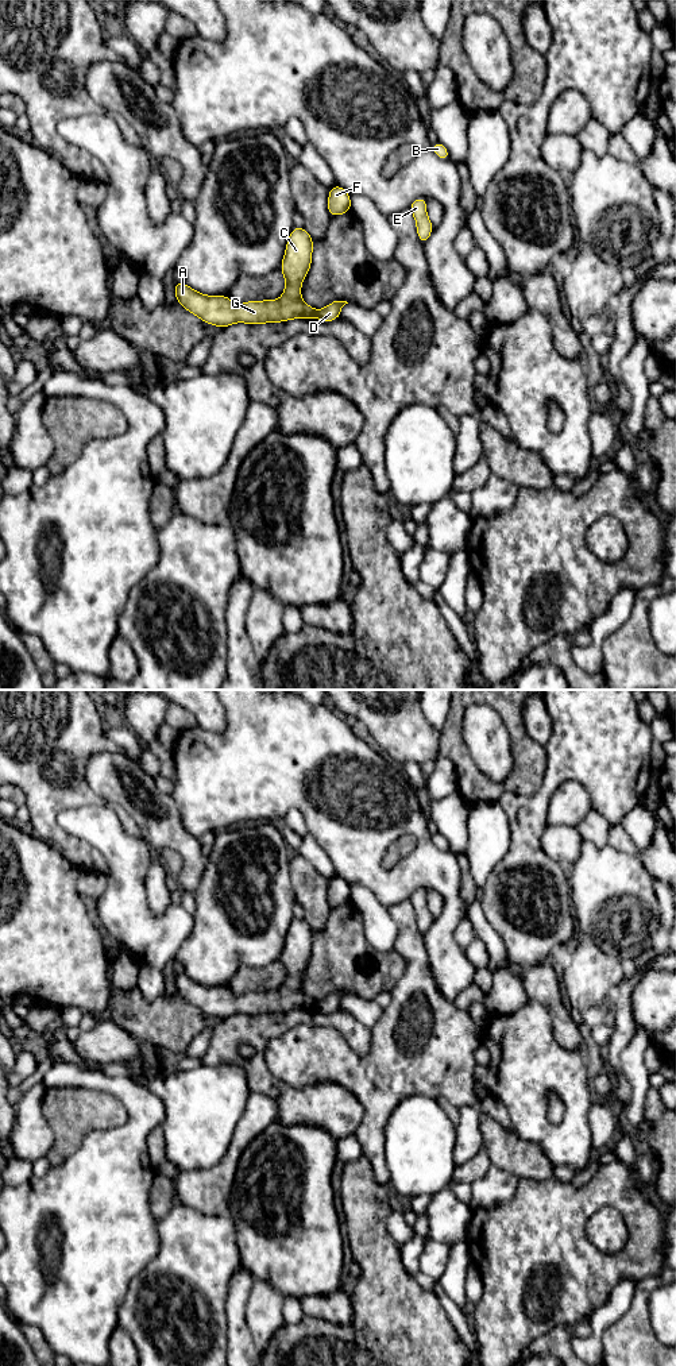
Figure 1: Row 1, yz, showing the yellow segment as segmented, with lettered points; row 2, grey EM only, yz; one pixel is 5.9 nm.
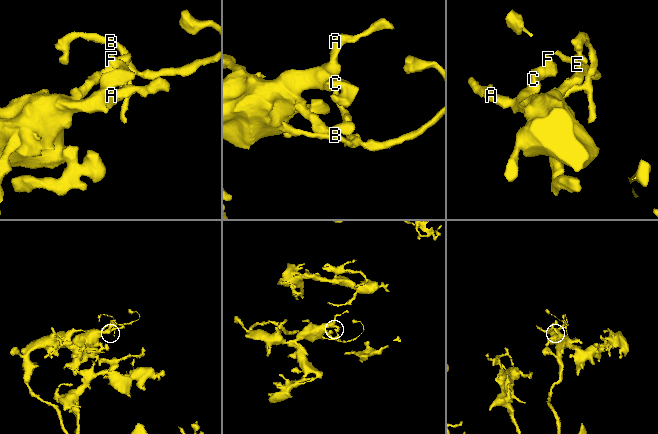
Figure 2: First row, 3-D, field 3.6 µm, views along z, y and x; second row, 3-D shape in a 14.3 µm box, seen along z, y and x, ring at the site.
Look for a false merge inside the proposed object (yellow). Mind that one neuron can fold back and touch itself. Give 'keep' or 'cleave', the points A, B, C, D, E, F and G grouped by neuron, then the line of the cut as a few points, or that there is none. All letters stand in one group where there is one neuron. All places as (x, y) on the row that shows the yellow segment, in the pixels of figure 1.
cleave | A C E F G / B D | yz (316, 311), (313, 316)

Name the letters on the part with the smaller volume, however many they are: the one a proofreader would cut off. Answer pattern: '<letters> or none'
B, D

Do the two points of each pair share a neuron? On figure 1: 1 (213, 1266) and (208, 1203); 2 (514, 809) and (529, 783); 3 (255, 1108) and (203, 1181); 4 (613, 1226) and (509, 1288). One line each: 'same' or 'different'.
1: different
2: different
3: same
4: different

